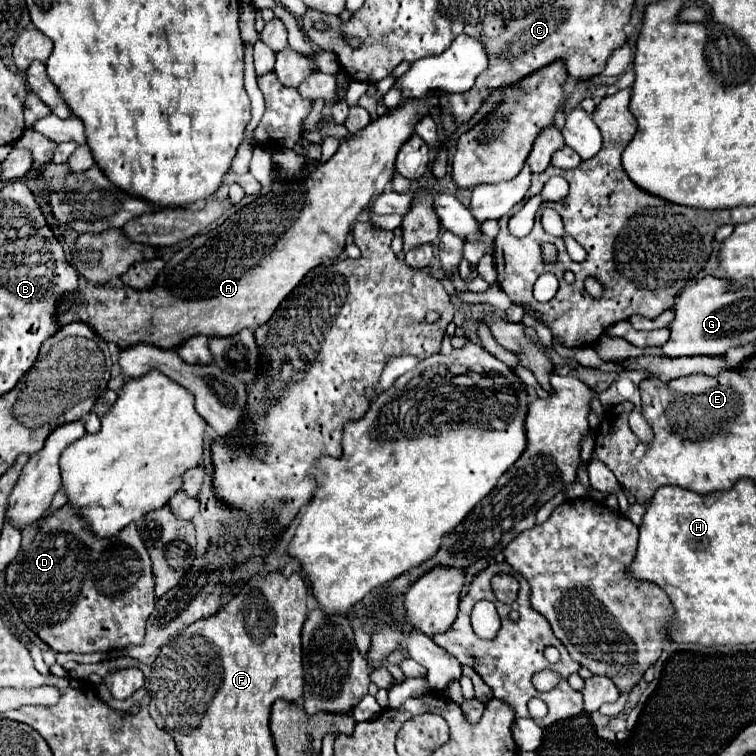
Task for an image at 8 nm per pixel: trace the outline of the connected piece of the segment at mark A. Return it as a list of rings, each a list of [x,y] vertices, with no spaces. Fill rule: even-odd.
[[[430,95],[430,99],[402,99],[400,105],[388,109],[386,115],[370,121],[362,131],[358,131],[356,135],[350,135],[348,139],[342,139],[340,141],[340,147],[338,151],[322,165],[318,165],[318,169],[314,173],[310,173],[306,179],[290,179],[290,181],[276,181],[276,185],[266,193],[266,195],[260,195],[256,201],[252,201],[250,205],[242,207],[240,211],[236,211],[234,215],[230,215],[222,225],[218,225],[214,231],[210,233],[204,233],[204,235],[196,235],[192,239],[192,243],[188,247],[184,247],[182,251],[178,251],[168,263],[166,267],[160,271],[158,279],[156,279],[156,285],[152,289],[144,289],[144,291],[138,291],[138,289],[132,289],[132,287],[86,287],[82,285],[78,291],[74,293],[68,293],[60,305],[58,305],[58,321],[60,325],[68,325],[72,321],[84,321],[88,325],[94,327],[94,331],[106,339],[106,341],[114,341],[118,347],[130,347],[130,345],[136,345],[136,343],[148,343],[148,345],[156,345],[156,347],[162,347],[162,349],[174,349],[178,347],[184,339],[188,339],[190,335],[218,335],[218,337],[226,337],[226,335],[236,335],[238,331],[242,331],[244,327],[256,331],[262,323],[266,323],[266,319],[270,319],[270,315],[274,315],[274,311],[278,309],[278,303],[282,303],[282,299],[286,299],[286,295],[290,295],[290,291],[304,279],[304,275],[322,265],[322,263],[332,263],[342,251],[344,251],[344,243],[346,243],[346,237],[350,233],[350,225],[358,219],[358,215],[368,207],[368,203],[384,193],[384,191],[390,191],[392,187],[392,175],[394,175],[394,161],[396,161],[396,155],[400,151],[400,147],[414,135],[414,127],[416,123],[432,111],[432,99],[438,97],[438,95]]]

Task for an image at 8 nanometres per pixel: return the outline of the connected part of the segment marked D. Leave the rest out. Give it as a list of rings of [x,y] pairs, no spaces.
[[[64,505],[22,531],[22,547],[14,563],[6,567],[6,595],[24,625],[54,651],[96,653],[140,645],[146,635],[146,621],[154,611],[154,575],[150,555],[134,523],[112,539],[98,539],[86,531],[86,523],[78,519],[74,507]]]

